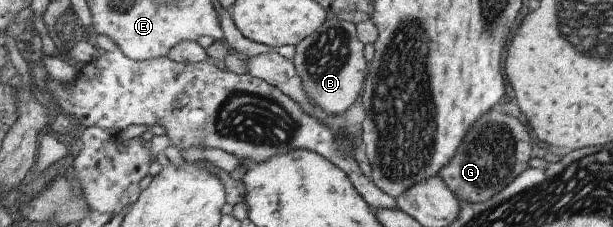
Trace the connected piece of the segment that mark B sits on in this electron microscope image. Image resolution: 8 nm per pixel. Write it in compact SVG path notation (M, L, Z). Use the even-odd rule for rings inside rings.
M329 16L318 31L296 45L293 64L302 80L306 96L326 114L344 114L362 91L369 64L365 60L364 44L357 36L356 25L342 18Z

